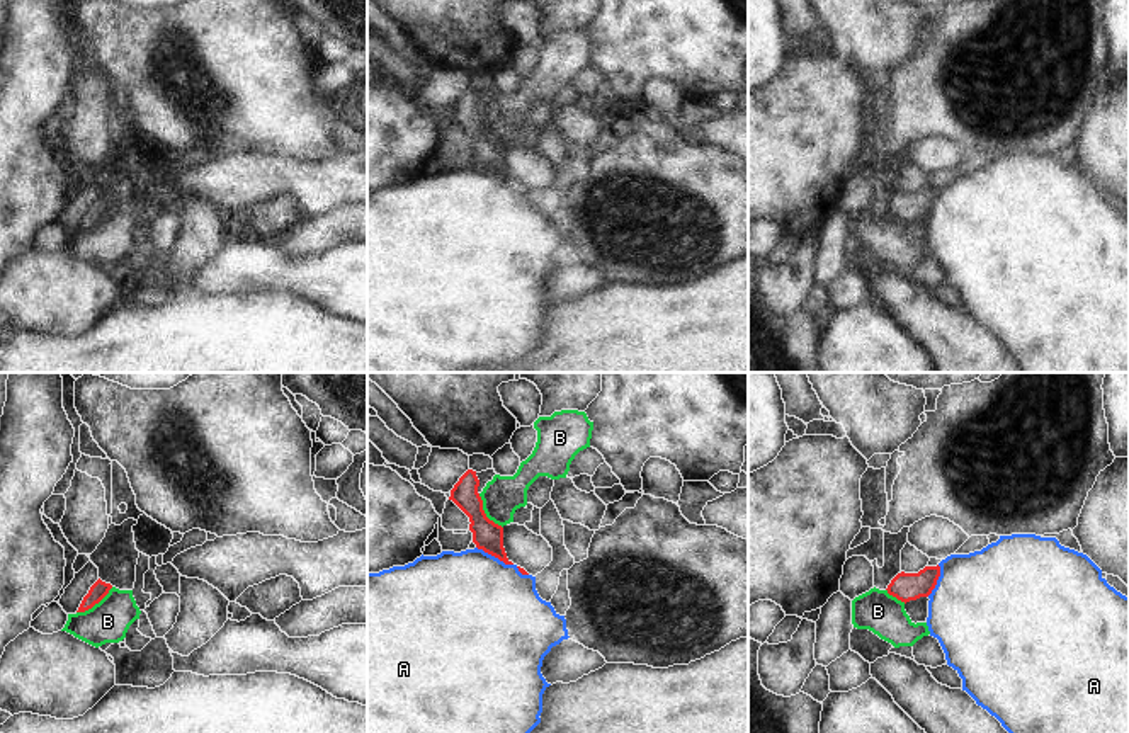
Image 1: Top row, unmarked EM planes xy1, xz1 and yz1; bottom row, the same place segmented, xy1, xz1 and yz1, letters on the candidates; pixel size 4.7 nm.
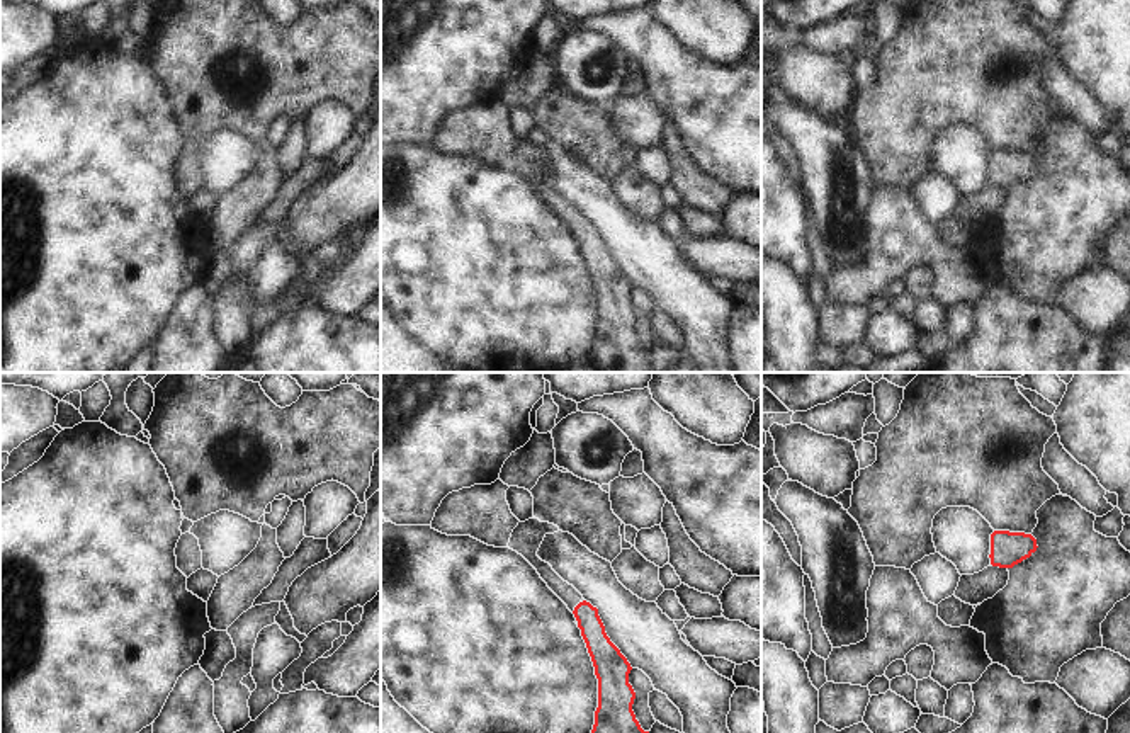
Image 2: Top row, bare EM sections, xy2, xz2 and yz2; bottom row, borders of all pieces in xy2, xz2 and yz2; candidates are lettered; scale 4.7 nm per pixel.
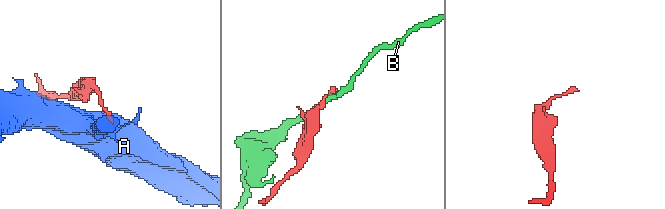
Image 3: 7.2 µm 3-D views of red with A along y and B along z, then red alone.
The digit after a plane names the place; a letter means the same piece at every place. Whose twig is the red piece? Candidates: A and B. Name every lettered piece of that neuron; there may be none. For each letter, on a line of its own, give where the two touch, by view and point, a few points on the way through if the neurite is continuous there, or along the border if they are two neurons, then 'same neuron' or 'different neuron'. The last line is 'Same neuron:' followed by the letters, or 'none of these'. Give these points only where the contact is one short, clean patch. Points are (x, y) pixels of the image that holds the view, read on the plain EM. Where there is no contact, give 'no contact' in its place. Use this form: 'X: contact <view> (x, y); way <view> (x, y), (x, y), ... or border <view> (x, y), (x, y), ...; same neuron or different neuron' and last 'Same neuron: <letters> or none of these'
A: contact xz1 (495, 176); border xz1 (476, 165), (512, 184); different neuron
B: contact xz1 (483, 131); border xz1 (478, 113), (483, 131), (502, 147); different neuron
Same neuron: none of these

